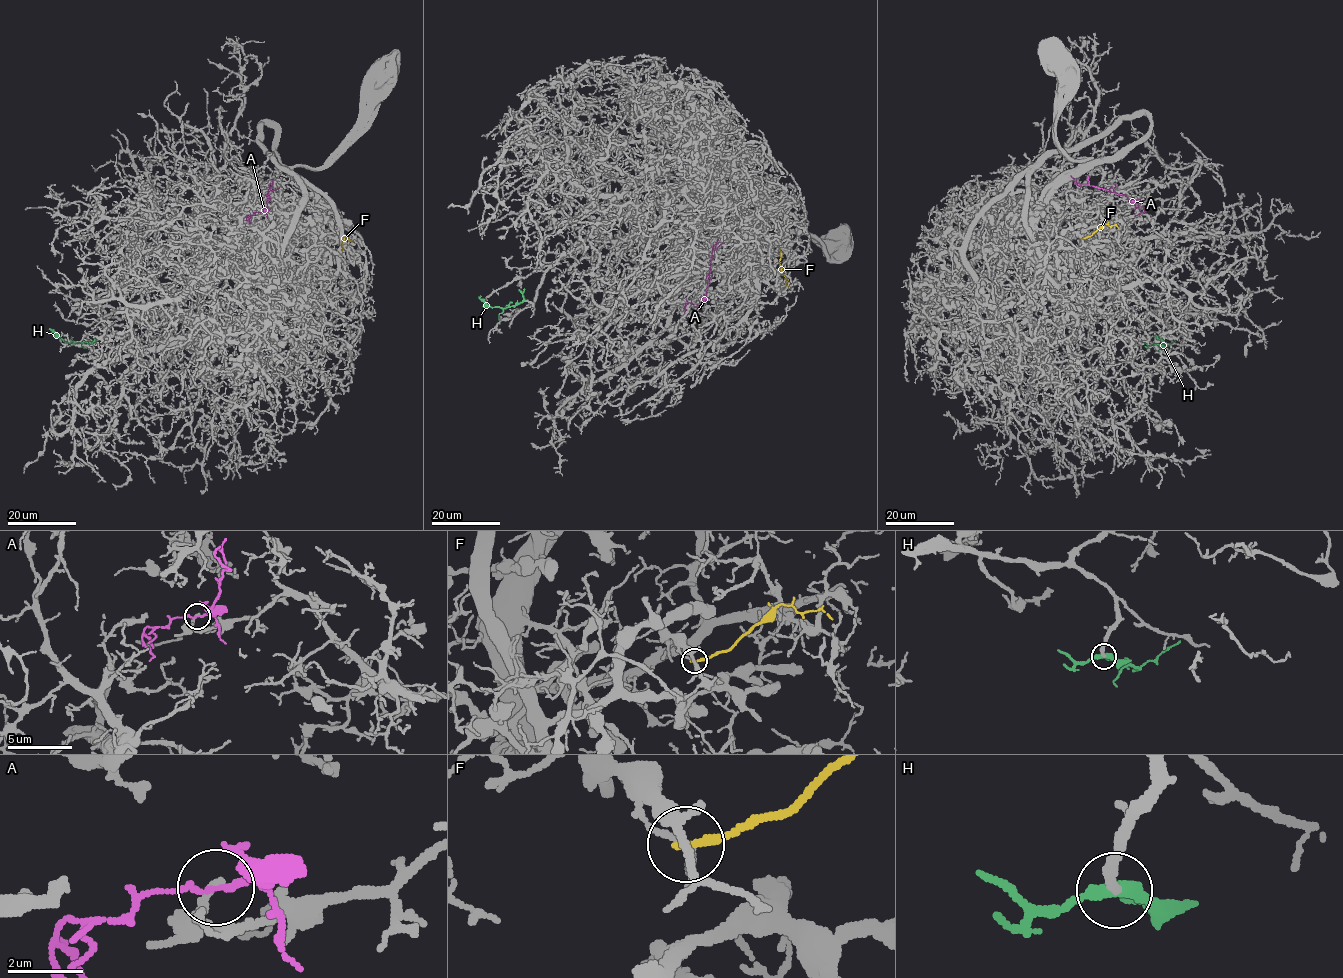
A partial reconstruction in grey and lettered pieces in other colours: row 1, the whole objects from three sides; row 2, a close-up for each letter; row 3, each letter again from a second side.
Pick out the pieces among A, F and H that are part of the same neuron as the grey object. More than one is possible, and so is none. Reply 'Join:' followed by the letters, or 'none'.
Join: H

